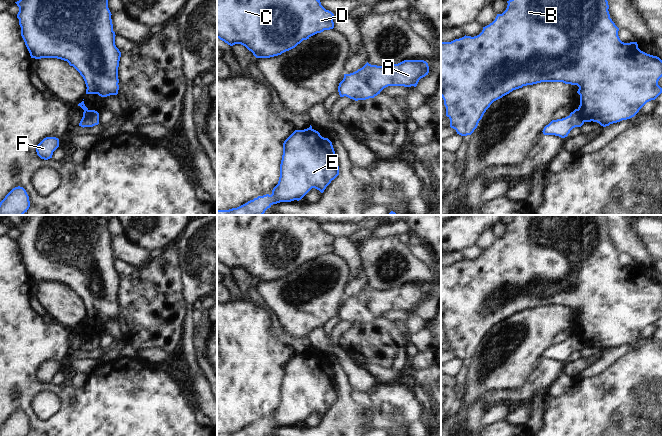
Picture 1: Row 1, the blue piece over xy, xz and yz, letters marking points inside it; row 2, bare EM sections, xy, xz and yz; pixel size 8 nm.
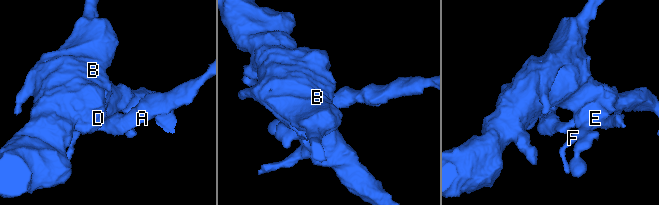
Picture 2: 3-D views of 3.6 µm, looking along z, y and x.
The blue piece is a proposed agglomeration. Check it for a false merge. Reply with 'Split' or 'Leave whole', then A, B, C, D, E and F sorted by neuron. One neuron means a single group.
Split. Groups: A / B C D E F

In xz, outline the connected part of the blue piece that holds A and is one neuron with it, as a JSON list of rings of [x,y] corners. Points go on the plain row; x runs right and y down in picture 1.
[[[404,284],[390,290],[371,289],[368,286],[357,295],[344,298],[339,307],[340,321],[355,325],[374,322],[388,310],[416,311],[419,304],[429,297],[424,284]]]

